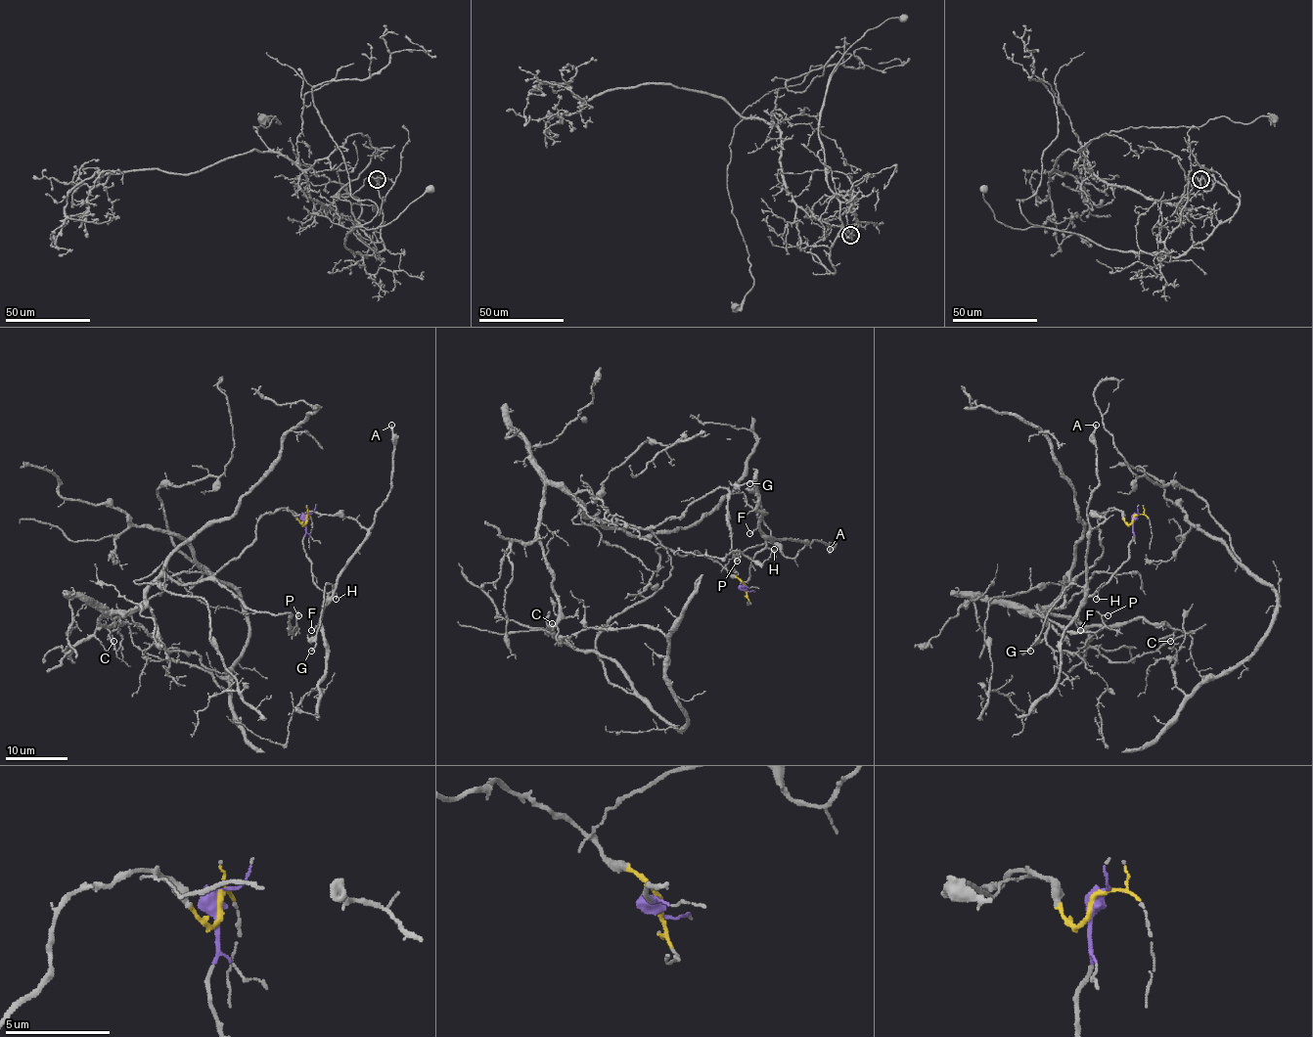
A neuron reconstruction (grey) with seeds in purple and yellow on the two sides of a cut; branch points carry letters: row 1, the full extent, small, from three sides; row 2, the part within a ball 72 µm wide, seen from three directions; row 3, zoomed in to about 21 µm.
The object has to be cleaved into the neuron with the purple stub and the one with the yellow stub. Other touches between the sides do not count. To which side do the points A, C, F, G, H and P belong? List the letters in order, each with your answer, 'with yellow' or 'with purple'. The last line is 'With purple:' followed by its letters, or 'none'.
A: with purple
C: with yellow
F: with purple
G: with purple
H: with purple
P: with yellow
With purple: A, F, G, H

